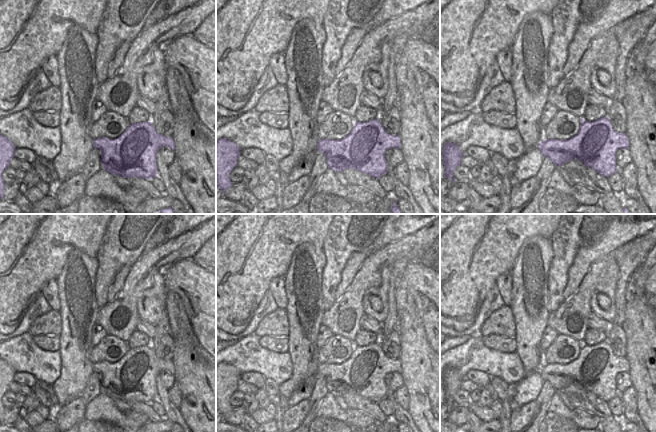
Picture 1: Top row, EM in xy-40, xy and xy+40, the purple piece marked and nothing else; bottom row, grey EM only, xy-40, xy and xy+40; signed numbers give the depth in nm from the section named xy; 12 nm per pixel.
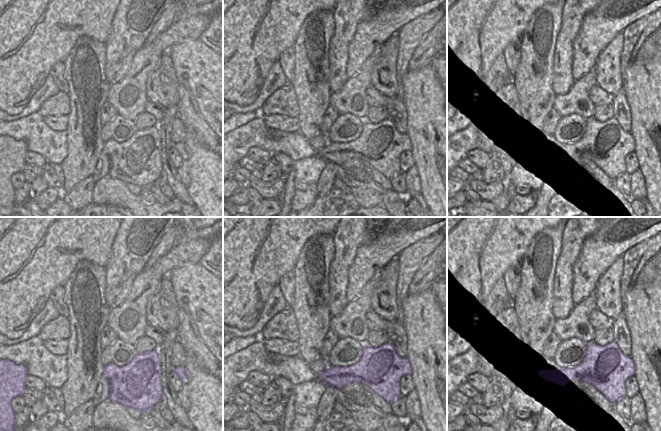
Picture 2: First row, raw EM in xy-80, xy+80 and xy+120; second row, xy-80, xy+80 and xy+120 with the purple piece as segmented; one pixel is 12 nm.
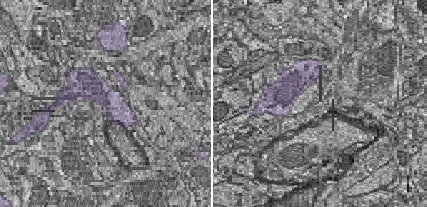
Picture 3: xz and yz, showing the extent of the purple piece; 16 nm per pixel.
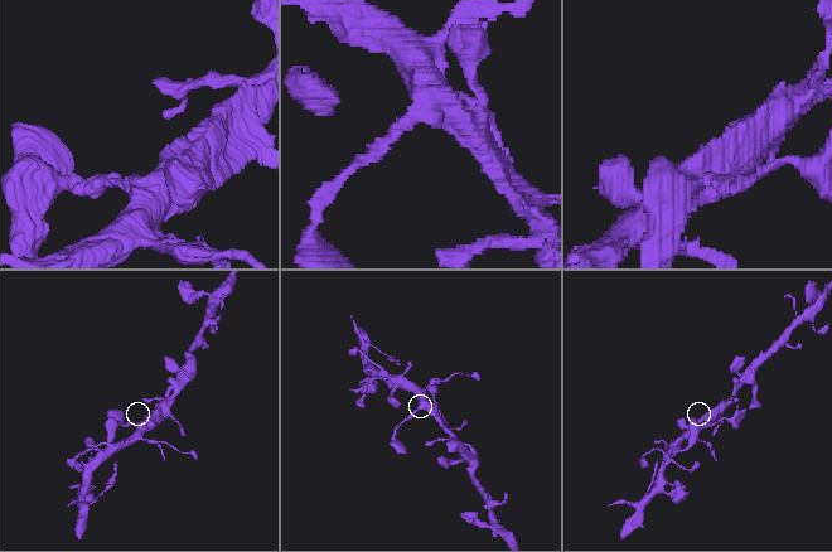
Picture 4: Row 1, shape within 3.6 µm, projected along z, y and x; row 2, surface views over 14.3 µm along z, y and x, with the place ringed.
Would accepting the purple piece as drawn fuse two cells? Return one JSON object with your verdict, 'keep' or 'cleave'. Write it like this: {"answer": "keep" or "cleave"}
{"answer": "keep"}

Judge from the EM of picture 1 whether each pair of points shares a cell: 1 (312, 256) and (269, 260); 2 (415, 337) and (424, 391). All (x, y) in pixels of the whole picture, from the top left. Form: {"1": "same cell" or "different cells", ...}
{"1": "different cells", "2": "same cell"}

